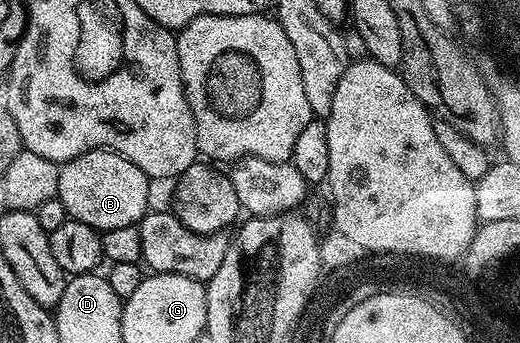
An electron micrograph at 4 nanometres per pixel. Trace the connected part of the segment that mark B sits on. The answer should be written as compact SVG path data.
M92 149L60 165L56 196L66 207L71 220L103 231L127 225L139 226L150 209L148 185L150 178L121 153L114 153L111 149Z

